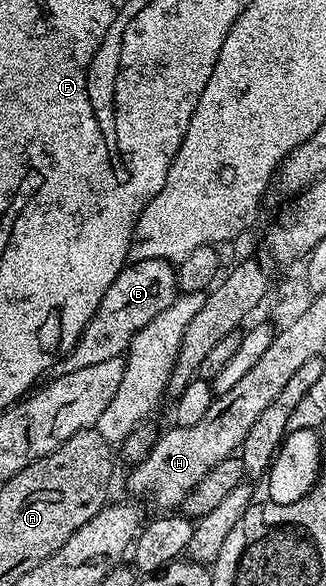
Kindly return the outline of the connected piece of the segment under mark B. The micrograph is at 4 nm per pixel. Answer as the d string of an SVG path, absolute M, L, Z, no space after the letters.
M137 259L128 262L117 273L113 285L105 289L101 305L85 325L77 345L57 364L58 374L73 373L77 369L89 369L89 365L101 365L101 361L118 359L133 336L157 313L173 305L177 294L176 268L166 259Z

